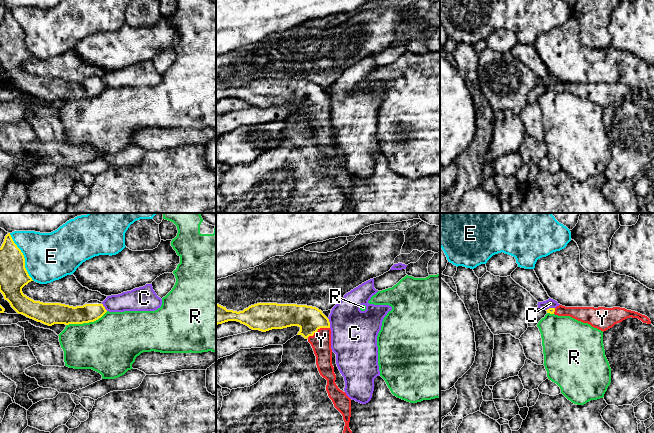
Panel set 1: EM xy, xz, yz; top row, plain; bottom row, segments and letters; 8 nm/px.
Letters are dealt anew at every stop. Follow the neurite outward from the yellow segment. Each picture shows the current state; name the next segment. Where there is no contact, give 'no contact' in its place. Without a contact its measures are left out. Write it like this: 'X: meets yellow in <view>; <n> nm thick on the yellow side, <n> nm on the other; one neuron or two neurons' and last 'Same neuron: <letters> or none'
C: meets yellow in xz; 200 nm thick on the yellow side, 380 nm on the other; two neurons
E: meets yellow in xy; 220 nm thick on the yellow side, 380 nm on the other; two neurons
R: meets yellow in xy; 170 nm thick on the yellow side, 440 nm on the other; two neurons
Y: meets yellow in xz; 200 nm thick on the yellow side, 160 nm on the other; one neuron
Same neuron: Y

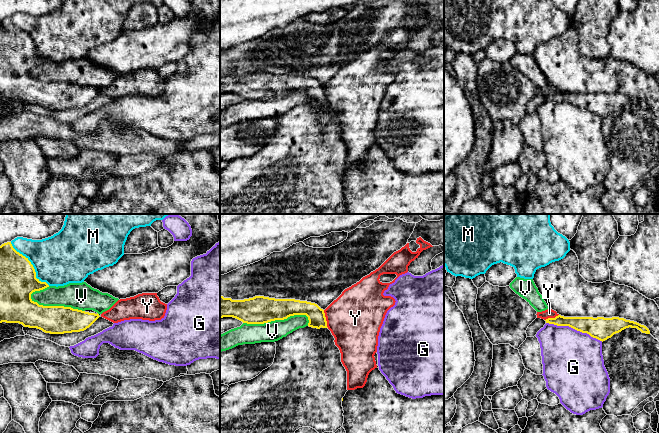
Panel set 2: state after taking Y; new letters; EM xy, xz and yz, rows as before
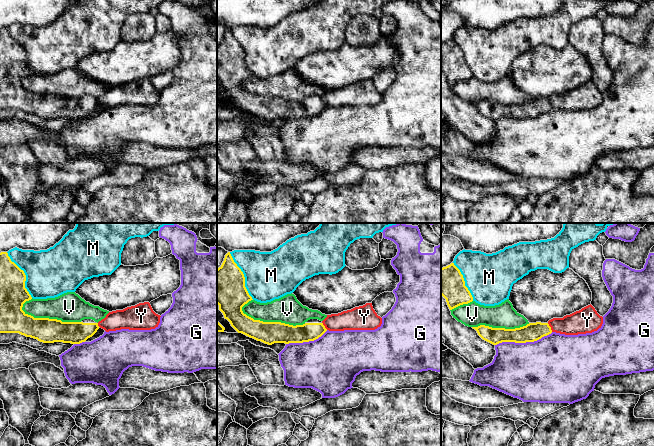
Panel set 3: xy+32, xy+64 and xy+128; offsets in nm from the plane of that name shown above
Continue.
G: meets yellow in yz; 180 nm thick on the yellow side, 460 nm on the other; two neurons
M: meets yellow in xy; 300 nm thick on the yellow side, 400 nm on the other; two neurons
V: meets yellow in xy; 220 nm thick on the yellow side, 220 nm on the other; two neurons
Y: meets yellow in xz; 140 nm thick on the yellow side, 440 nm on the other; two neurons
Same neuron: none

